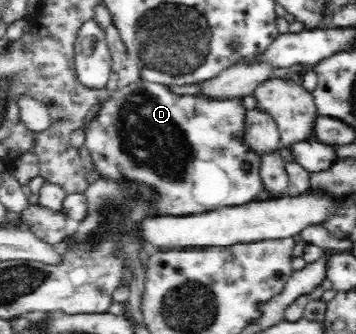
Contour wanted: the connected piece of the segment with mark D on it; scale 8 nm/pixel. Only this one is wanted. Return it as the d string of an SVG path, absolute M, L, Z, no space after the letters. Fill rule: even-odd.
M142 80L142 100L140 96L136 96L132 100L131 93L121 105L117 118L106 114L106 110L100 110L94 117L92 122L86 127L85 145L88 147L92 162L96 169L98 169L100 176L109 176L109 178L116 179L134 179L140 183L150 182L152 186L158 188L158 193L162 198L158 198L156 202L156 212L162 210L162 214L198 214L198 212L206 212L206 210L214 210L218 206L240 206L252 202L258 198L258 194L263 190L260 182L260 175L258 175L258 166L260 155L254 154L247 146L241 142L241 128L243 127L243 114L247 109L242 105L242 99L232 98L232 100L206 100L203 96L178 96L172 94L166 86L160 86L158 83L151 83ZM244 166L250 166L250 170L246 172Z

